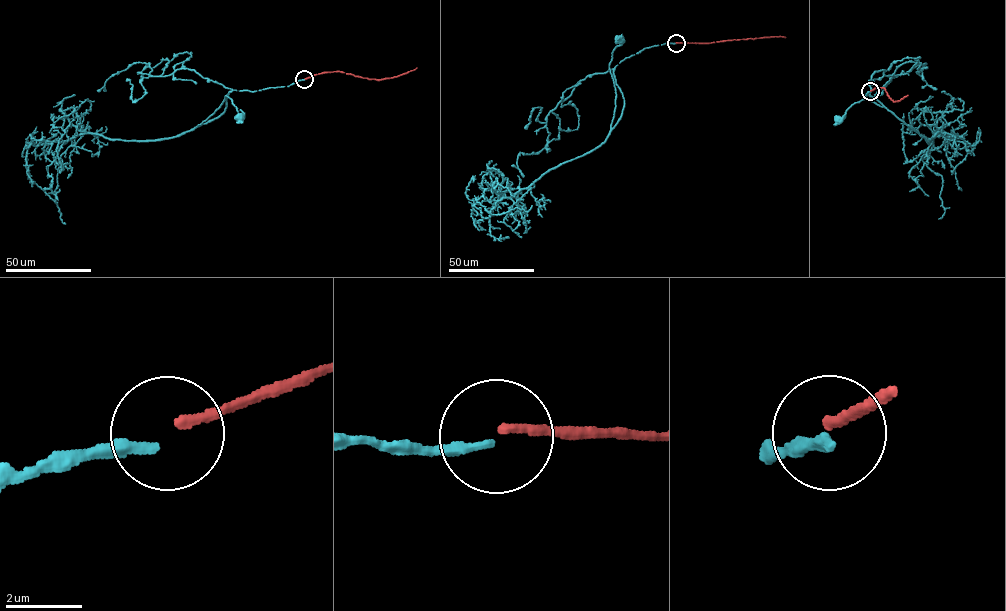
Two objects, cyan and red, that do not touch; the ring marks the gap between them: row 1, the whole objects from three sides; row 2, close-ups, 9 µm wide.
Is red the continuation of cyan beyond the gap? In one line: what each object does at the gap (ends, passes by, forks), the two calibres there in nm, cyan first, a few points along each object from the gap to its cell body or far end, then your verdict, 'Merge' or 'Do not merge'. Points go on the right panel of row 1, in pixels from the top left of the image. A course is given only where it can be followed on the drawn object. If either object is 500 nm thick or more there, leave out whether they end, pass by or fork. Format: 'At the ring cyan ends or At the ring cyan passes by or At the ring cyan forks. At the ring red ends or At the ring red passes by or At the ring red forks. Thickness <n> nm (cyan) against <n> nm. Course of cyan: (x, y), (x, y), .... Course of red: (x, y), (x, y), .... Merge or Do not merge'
At the ring cyan ends. At the ring red ends. Thickness 240 nm (cyan) against 240 nm. Course of cyan: (870, 92), (863, 97), (868, 94), (878, 100), (917, 132), (885, 107), (865, 99), (855, 102), (838, 120). Course of red: (870, 91), (885, 88), (894, 102), (908, 95). Do not merge

